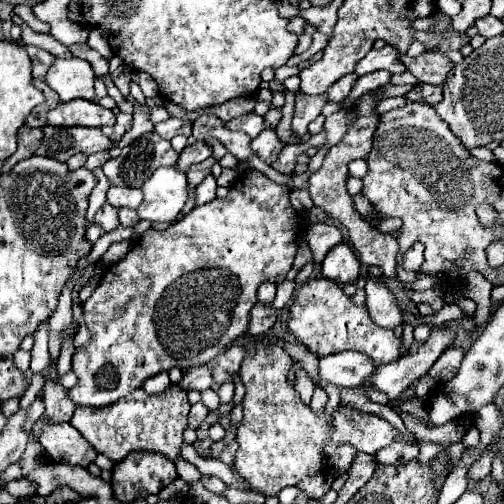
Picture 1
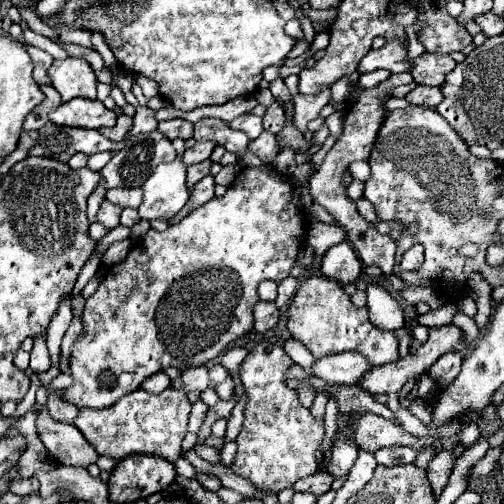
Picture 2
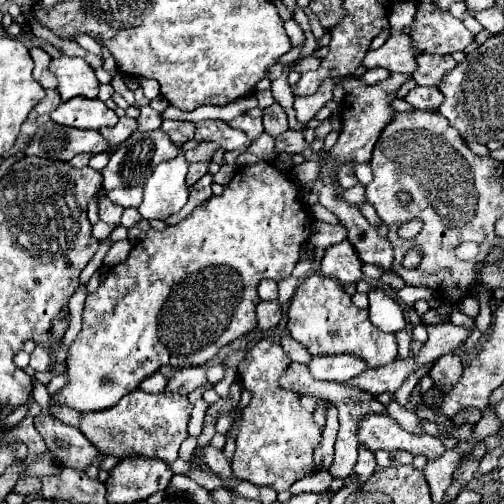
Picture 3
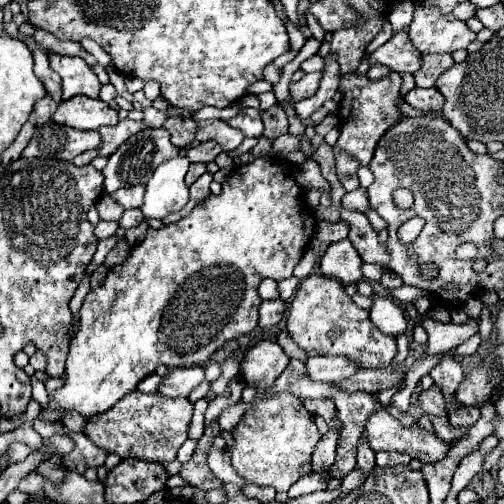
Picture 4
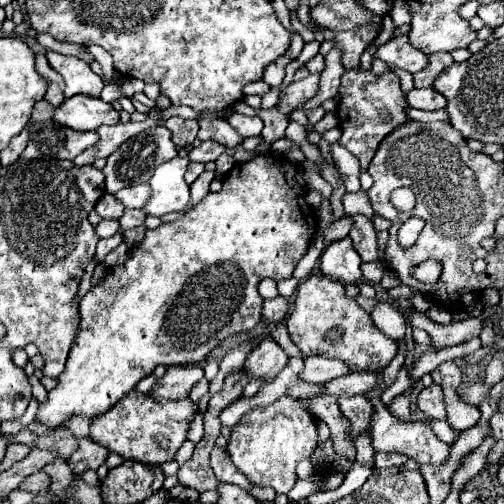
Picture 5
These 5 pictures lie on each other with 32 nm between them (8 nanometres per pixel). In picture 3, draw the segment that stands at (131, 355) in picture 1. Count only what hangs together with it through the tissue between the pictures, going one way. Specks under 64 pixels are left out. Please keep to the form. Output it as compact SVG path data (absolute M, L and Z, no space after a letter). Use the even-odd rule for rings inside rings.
M258 160L252 166L242 166L242 168L238 168L234 172L232 180L224 186L224 192L220 196L208 198L204 204L196 206L190 216L186 216L184 220L180 220L174 226L166 226L164 230L150 228L148 234L146 234L146 238L142 242L138 242L130 250L128 260L122 262L122 264L118 264L118 266L114 266L108 272L106 280L98 286L98 290L94 294L88 294L86 296L86 304L84 304L84 310L82 310L82 330L76 336L76 340L72 342L72 346L68 350L68 358L66 358L68 384L54 394L54 400L58 404L62 404L62 406L70 406L70 408L78 410L80 414L84 414L84 412L100 412L100 410L112 408L122 396L126 396L128 392L136 390L138 384L144 378L152 376L160 366L172 366L172 368L202 366L208 360L212 360L222 346L226 346L232 340L236 340L236 338L252 332L256 328L256 304L260 302L256 288L258 288L260 280L272 278L272 280L278 282L282 278L288 278L292 274L294 266L300 260L300 252L302 252L304 242L312 234L312 222L314 220L312 220L312 216L308 218L308 212L300 204L300 198L298 198L300 196L300 188L298 188L298 184L292 182L288 176L290 174L282 172L276 164L270 164L270 162L264 162L264 160Z

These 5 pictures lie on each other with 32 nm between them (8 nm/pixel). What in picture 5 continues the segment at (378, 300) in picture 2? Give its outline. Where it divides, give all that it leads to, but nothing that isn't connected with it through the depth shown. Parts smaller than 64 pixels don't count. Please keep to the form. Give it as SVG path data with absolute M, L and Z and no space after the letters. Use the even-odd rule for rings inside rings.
M378 302L376 310L372 312L372 320L390 340L394 340L396 344L404 342L406 320L396 306L392 306L388 302Z

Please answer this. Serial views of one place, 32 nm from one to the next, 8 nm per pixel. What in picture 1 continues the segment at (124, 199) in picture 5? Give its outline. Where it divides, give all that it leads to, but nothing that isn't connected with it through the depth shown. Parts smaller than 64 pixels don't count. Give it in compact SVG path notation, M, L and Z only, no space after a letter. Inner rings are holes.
M114 186L108 190L108 202L112 206L126 206L126 208L138 208L140 206L140 200L142 200L142 192L140 188L120 188L120 186Z

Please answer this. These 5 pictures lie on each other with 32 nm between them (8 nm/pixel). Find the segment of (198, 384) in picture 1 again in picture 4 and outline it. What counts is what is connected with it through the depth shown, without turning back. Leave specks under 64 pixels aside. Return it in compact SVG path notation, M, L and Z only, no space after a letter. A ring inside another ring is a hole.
M202 366L170 368L168 376L164 376L162 384L158 386L158 394L166 396L166 398L178 398L178 396L186 398L202 380L204 380Z

